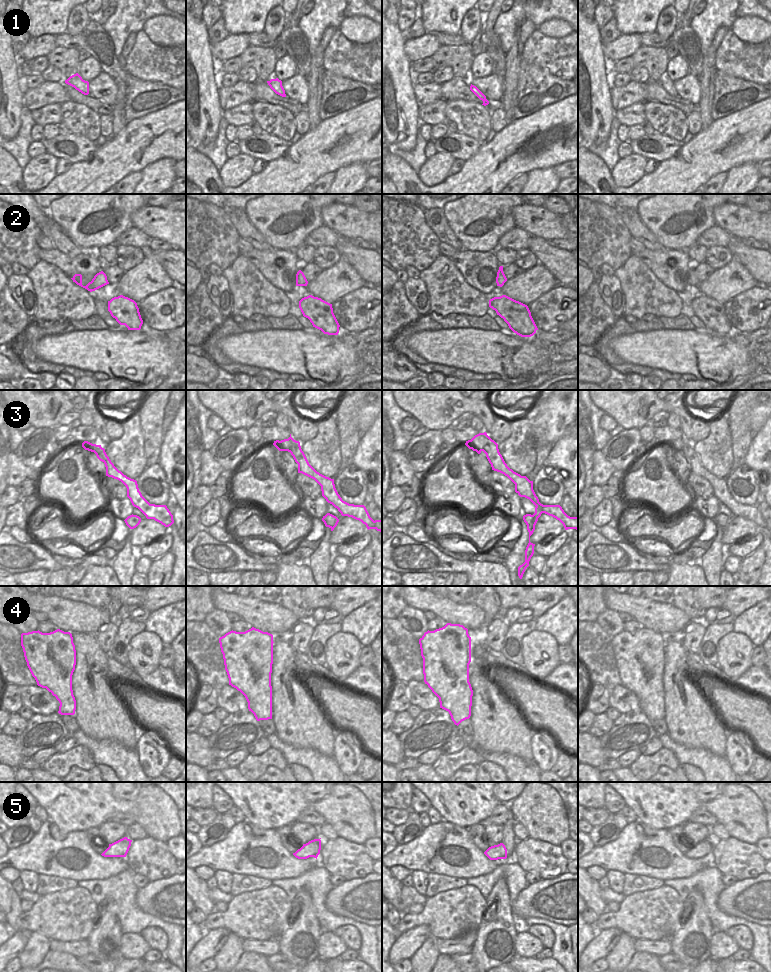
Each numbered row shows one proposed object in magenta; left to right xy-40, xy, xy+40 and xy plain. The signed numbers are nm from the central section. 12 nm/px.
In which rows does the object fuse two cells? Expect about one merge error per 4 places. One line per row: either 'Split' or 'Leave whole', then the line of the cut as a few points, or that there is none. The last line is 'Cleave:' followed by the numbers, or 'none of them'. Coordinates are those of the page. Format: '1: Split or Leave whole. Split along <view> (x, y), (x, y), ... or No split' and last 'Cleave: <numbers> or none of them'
1: Leave whole. No split
2: Leave whole. No split
3: Split. Split along xy+40 (536, 506), (539, 506), (542, 512)
4: Leave whole. No split
5: Leave whole. No split
Cleave: 3.

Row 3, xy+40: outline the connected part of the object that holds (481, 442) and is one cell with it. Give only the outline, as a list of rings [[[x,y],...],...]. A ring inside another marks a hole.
[[[486,432],[475,435],[471,440],[466,441],[465,445],[478,454],[483,451],[491,464],[492,470],[507,476],[515,484],[515,492],[520,497],[529,499],[536,507],[542,508],[542,513],[559,520],[565,530],[578,530],[578,517],[568,516],[560,505],[543,505],[539,502],[533,490],[533,481],[530,481],[526,476],[521,476],[514,472],[507,466],[499,452],[498,444]]]

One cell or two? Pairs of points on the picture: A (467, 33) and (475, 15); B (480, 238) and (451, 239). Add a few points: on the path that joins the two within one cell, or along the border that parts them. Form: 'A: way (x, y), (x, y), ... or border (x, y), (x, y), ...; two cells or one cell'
A: way (468, 29), (468, 24), (472, 19); one cell
B: border (446, 219), (463, 249); two cells

